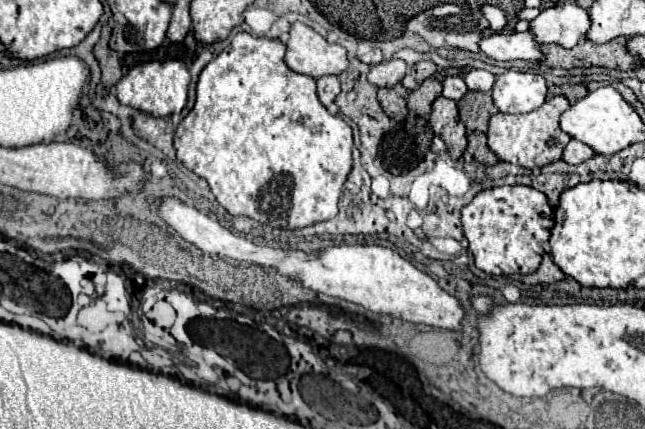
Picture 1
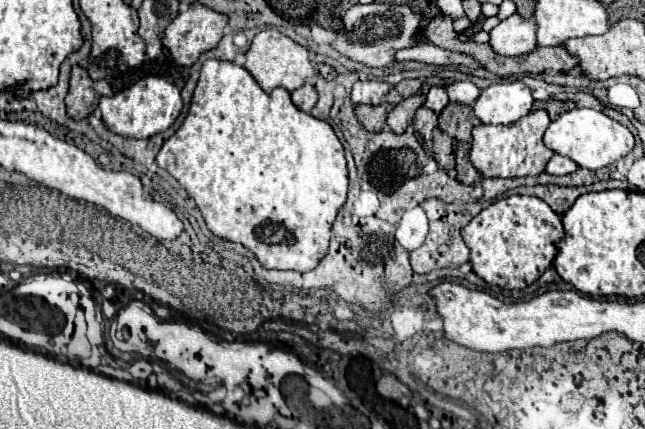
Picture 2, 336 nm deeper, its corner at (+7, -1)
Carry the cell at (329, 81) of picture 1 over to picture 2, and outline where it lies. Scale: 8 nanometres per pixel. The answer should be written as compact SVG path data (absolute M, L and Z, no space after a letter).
M305 83L303 87L299 87L299 89L295 89L291 93L291 99L293 99L293 103L301 111L307 111L309 113L313 109L313 105L317 103L317 91L315 91L315 87L311 83Z

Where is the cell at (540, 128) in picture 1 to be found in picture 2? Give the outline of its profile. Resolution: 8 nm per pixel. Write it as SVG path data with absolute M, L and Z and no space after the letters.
M531 111L511 125L479 125L473 129L471 163L483 177L525 177L545 171L553 151L545 147L543 133L549 125L547 111Z

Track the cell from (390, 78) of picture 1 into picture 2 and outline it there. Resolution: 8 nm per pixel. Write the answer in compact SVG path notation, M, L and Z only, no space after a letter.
M367 79L367 81L357 81L351 91L351 101L355 105L367 103L367 105L379 105L385 101L385 95L389 93L391 85L387 81L377 81L377 79Z

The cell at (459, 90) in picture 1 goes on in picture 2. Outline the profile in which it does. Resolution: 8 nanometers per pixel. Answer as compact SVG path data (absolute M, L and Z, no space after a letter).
M431 87L431 89L429 89L425 107L433 109L435 113L441 113L447 103L449 103L449 95L447 95L447 91L445 91L443 87Z

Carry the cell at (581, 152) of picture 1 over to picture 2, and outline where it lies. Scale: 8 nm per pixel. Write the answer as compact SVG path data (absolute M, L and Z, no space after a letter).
M555 153L555 155L551 157L551 161L547 163L547 169L545 169L545 171L551 173L551 175L569 175L569 173L573 173L575 169L577 169L577 163L575 163L573 159Z

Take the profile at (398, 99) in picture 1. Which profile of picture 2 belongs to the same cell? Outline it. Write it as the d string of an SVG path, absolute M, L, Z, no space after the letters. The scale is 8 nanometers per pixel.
M379 103L379 105L357 105L355 115L363 123L367 131L383 131L389 111L393 109L391 103Z

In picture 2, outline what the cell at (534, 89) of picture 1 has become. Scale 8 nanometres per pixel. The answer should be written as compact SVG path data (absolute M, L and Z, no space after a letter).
M507 81L483 89L473 109L483 123L509 125L525 117L531 111L531 105L531 89L523 81Z

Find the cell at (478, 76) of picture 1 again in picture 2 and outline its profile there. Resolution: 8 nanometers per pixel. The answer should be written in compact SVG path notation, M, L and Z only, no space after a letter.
M455 81L455 83L451 83L447 87L447 93L449 93L451 101L463 103L463 105L475 105L475 101L477 101L481 91L471 81Z

